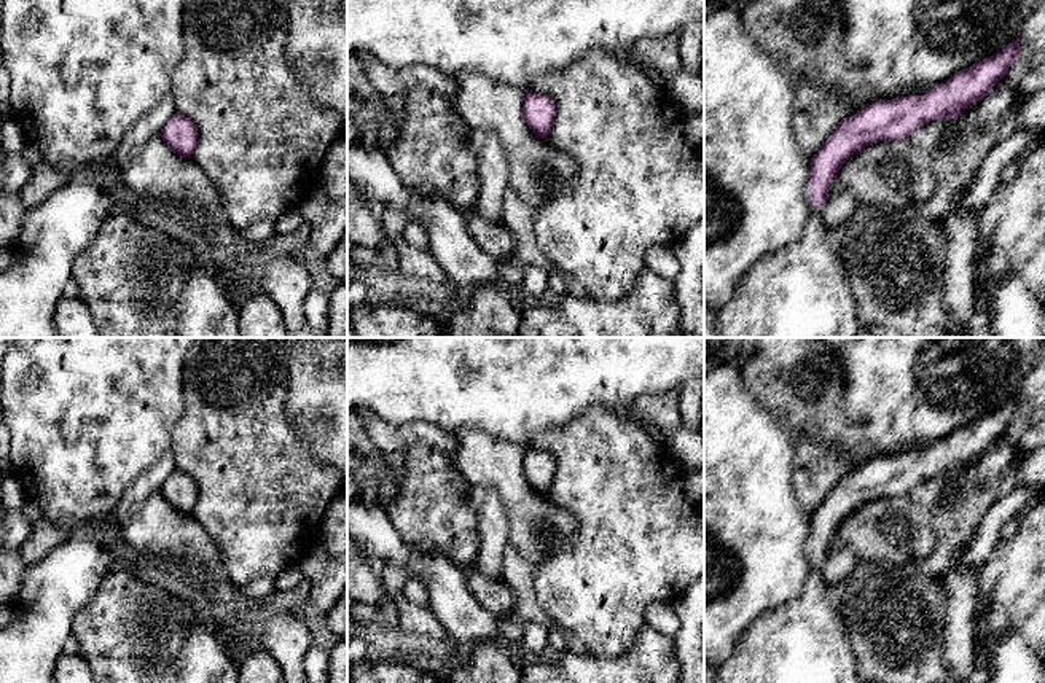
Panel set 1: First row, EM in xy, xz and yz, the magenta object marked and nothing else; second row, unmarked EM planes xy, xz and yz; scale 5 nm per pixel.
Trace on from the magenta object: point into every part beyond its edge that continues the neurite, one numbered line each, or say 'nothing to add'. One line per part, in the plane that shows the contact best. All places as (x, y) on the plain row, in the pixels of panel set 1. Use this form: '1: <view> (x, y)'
1: yz (803, 642)

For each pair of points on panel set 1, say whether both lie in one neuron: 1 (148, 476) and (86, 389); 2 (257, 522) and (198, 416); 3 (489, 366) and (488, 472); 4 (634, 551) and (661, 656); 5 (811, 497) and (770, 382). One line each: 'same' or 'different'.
1: different
2: same
3: different
4: different
5: same

